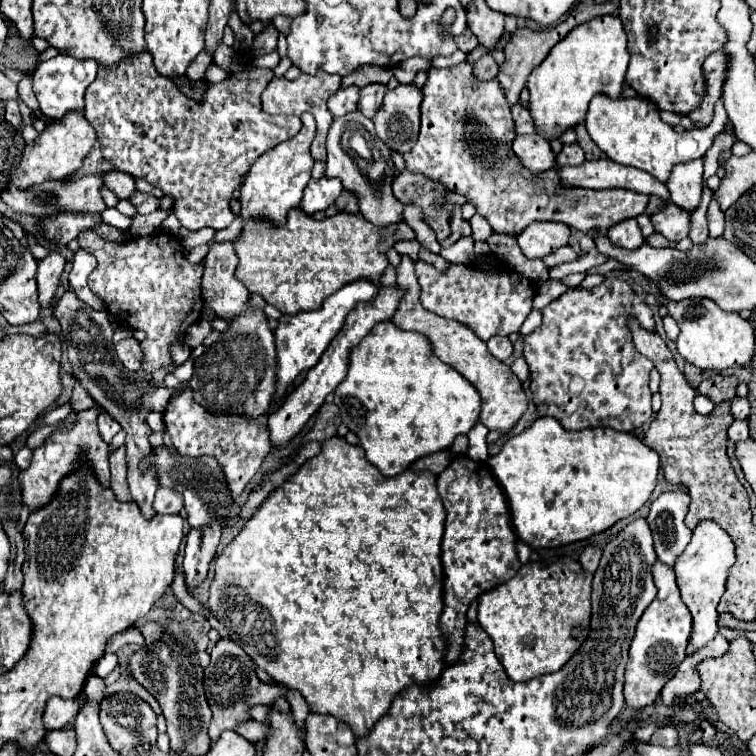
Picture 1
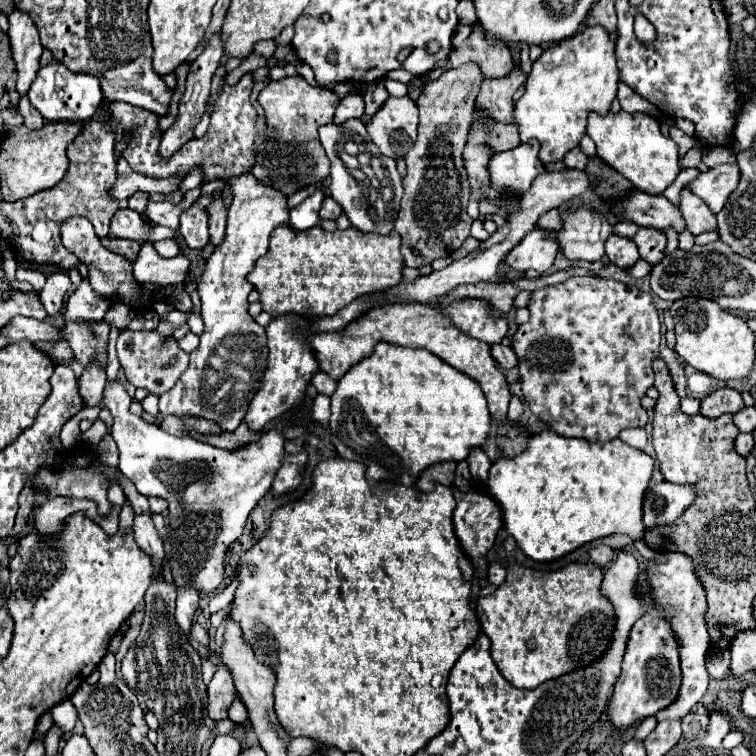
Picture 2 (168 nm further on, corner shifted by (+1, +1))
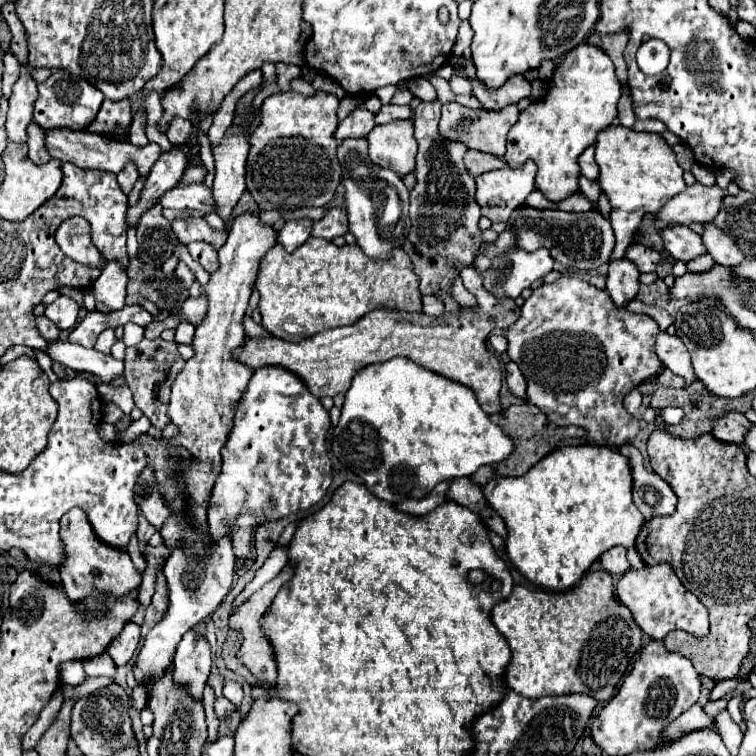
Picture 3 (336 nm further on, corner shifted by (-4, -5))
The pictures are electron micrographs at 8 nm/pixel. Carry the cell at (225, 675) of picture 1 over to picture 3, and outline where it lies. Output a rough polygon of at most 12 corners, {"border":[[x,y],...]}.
{"border":[[225,696],[217,698],[215,714],[227,720],[235,706]]}

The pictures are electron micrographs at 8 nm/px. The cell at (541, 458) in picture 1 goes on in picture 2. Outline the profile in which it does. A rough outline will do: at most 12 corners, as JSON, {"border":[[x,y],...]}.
{"border":[[544,430],[490,466],[534,562],[640,540],[654,458]]}

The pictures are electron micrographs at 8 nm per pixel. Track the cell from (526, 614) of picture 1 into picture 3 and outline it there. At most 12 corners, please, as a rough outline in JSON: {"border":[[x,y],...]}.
{"border":[[613,578],[491,610],[521,696],[615,696],[641,628]]}

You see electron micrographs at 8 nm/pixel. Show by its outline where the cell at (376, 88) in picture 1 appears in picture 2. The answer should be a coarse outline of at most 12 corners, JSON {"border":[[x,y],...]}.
{"border":[[382,82],[366,86],[366,116],[374,116],[388,100]]}

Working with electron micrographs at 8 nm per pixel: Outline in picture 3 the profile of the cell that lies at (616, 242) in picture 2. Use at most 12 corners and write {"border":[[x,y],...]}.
{"border":[[627,258],[609,262],[607,292],[623,308],[639,290]]}

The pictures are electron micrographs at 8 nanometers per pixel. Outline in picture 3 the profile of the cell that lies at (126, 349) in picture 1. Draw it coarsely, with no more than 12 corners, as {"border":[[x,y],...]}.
{"border":[[143,338],[125,354],[137,408],[165,428],[185,360],[175,342]]}

